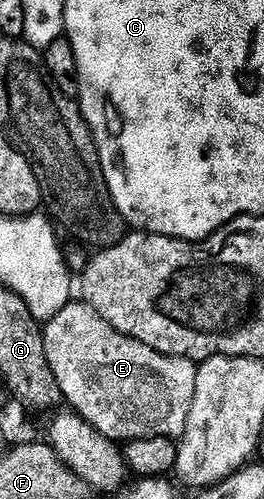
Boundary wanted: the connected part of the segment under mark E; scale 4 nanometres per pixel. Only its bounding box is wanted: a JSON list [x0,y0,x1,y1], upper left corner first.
[42,300,199,444]

